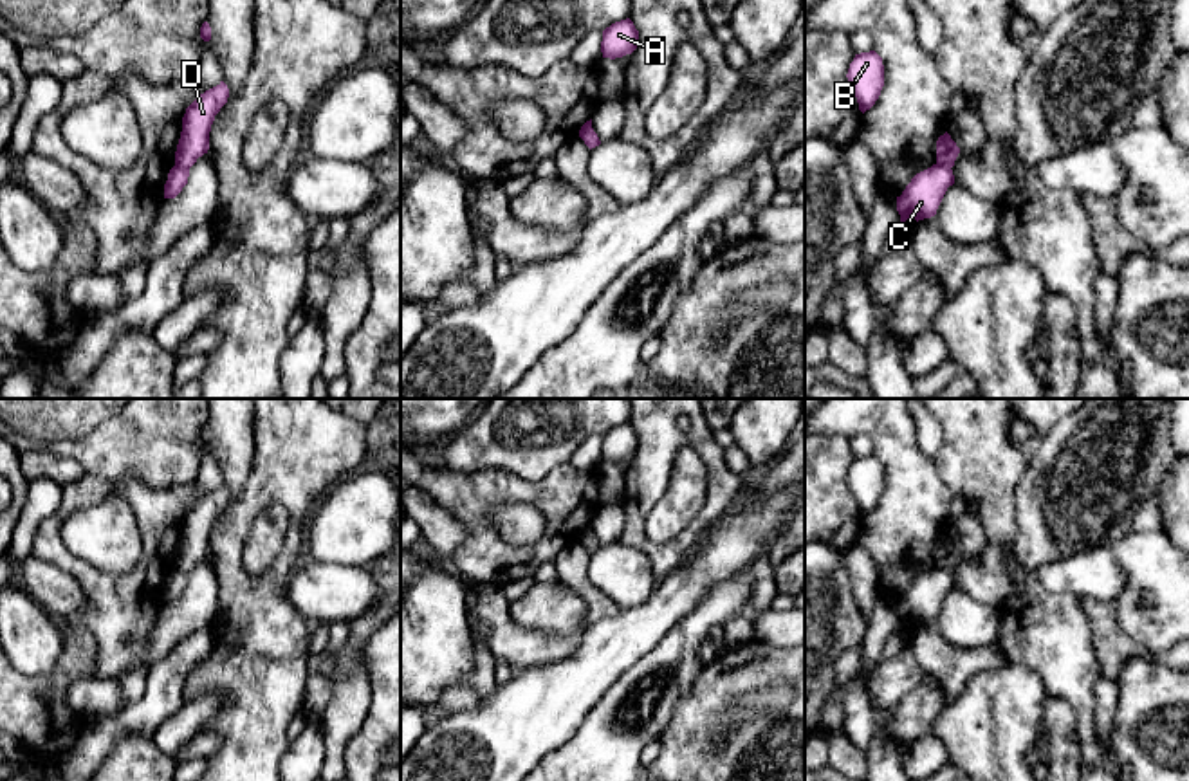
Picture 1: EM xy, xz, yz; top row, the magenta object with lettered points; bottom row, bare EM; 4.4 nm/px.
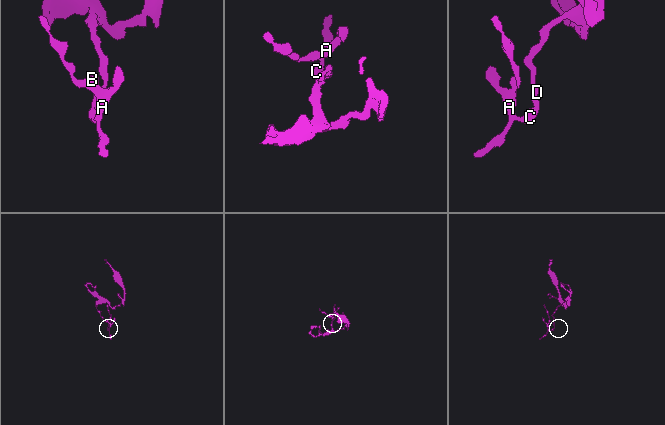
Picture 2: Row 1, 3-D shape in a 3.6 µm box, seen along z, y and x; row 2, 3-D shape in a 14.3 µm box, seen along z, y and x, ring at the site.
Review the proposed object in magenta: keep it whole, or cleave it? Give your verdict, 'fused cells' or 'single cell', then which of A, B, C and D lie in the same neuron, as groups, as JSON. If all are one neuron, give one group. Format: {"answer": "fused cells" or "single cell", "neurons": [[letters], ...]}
{"answer": "fused cells", "neurons": [["A", "B", "C"], ["D"]]}

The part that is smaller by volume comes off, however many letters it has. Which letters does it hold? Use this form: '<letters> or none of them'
A, B, C

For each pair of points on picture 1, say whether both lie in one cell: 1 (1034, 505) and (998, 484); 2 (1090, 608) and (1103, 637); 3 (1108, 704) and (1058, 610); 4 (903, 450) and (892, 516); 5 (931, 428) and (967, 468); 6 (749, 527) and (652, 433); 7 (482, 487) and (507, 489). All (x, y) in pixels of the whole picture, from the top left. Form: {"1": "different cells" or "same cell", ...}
{"1": "different cells", "2": "same cell", "3": "different cells", "4": "same cell", "5": "different cells", "6": "different cells", "7": "same cell"}

